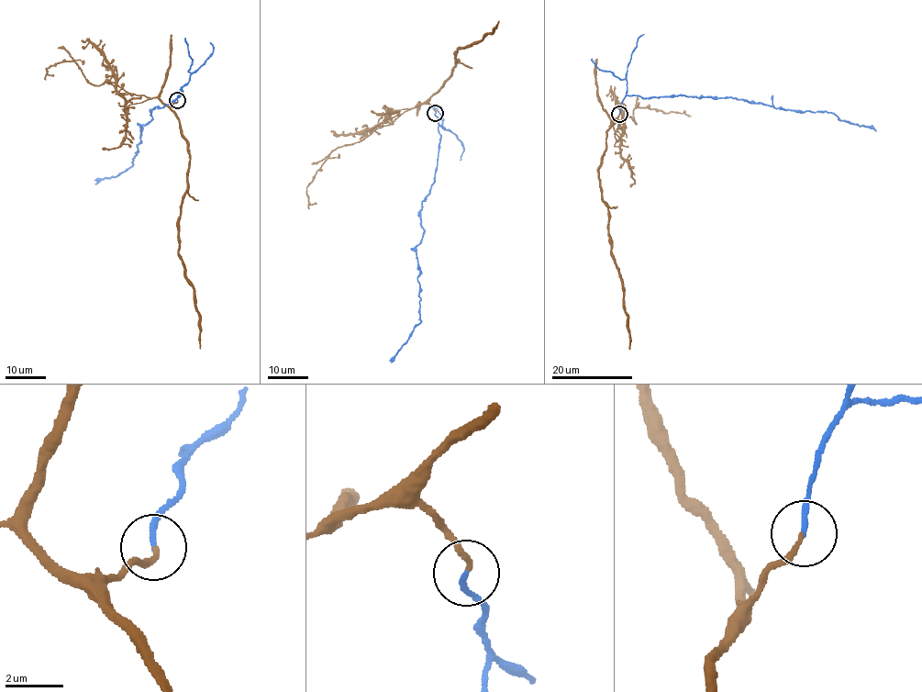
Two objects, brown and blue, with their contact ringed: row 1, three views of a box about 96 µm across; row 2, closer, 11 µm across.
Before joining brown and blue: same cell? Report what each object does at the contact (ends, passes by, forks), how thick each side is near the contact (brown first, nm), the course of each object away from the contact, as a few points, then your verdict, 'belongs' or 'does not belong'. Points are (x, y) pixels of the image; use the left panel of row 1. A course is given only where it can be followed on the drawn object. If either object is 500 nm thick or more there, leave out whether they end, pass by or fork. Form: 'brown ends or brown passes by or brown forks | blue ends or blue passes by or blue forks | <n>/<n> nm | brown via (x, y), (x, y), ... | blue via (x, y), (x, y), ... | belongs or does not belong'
brown ends | blue ends | 170/190 nm | brown via (177, 100), (171, 109), (187, 144), (190, 164), (179, 220), (179, 254), (194, 290), (200, 348) | blue via (177, 100), (182, 86), (173, 102), (155, 106), (151, 119), (142, 126), (132, 163), (94, 184) | belongs

